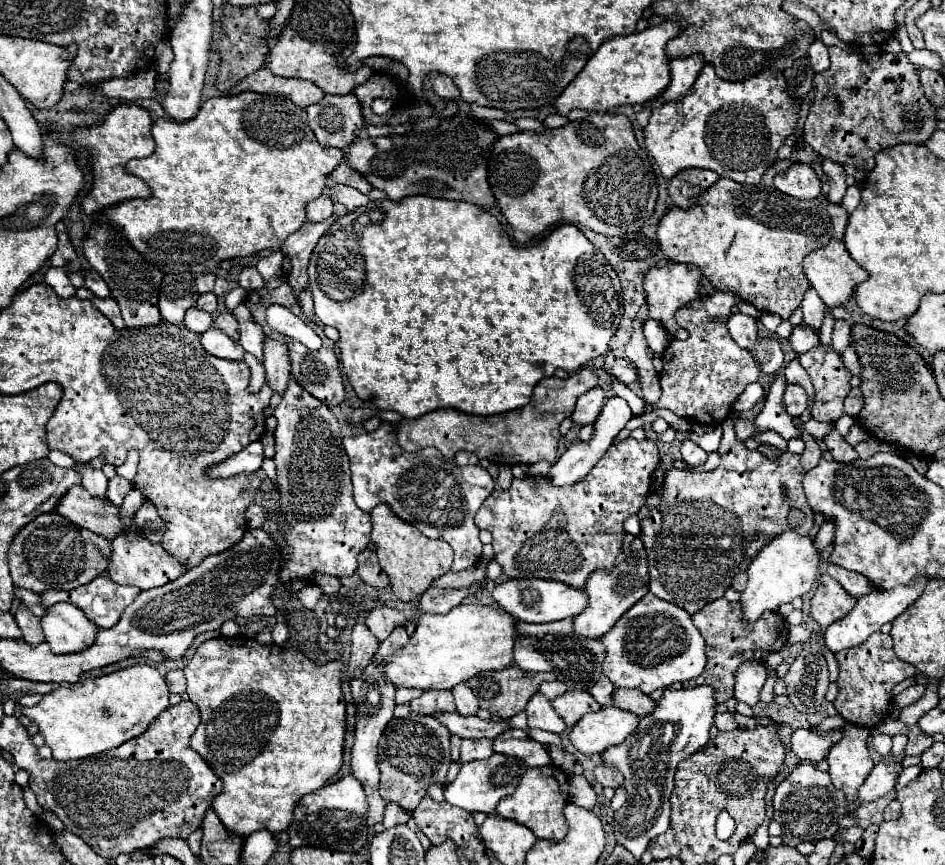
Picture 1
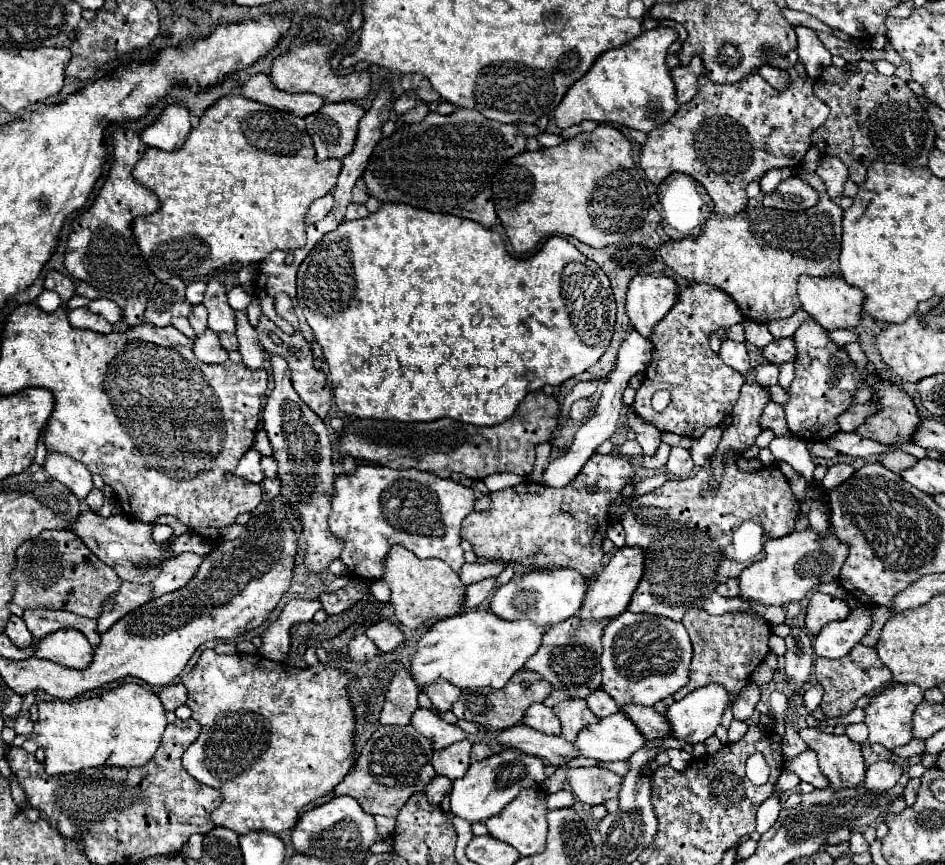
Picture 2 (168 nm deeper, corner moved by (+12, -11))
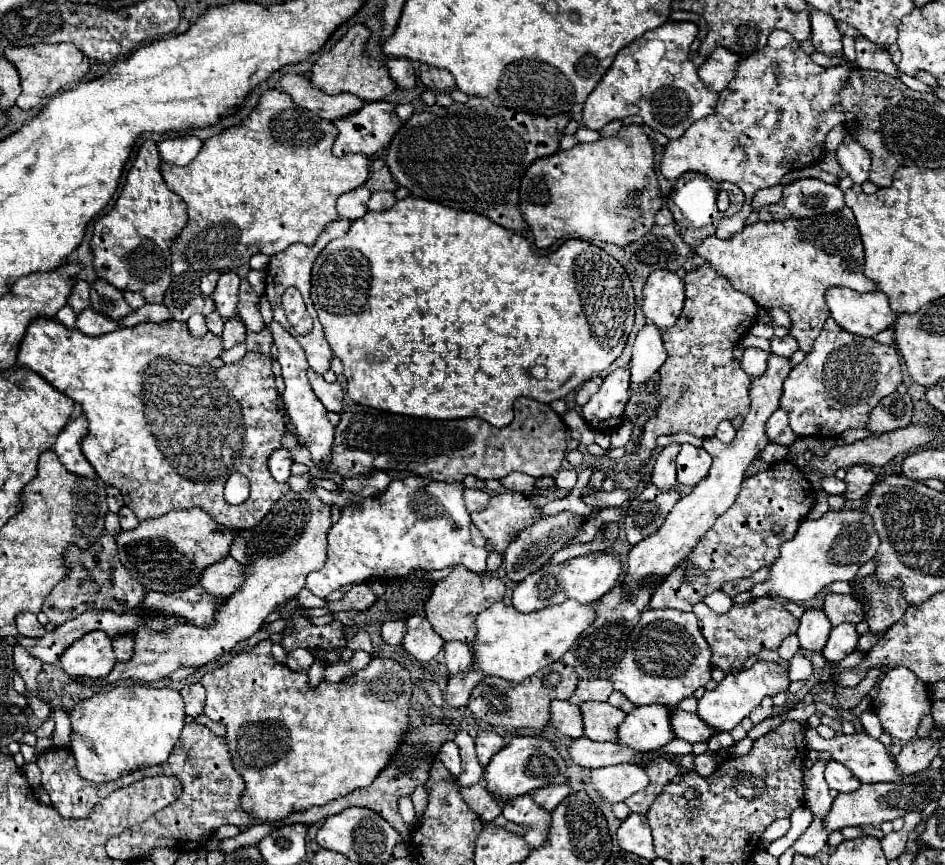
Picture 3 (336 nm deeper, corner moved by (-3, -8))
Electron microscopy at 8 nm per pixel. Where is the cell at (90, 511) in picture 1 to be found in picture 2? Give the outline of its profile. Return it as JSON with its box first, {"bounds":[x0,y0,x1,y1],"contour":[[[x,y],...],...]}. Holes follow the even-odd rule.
{"bounds":[72,511,174,585],"contour":[[[88,511],[88,513],[80,513],[78,521],[72,525],[72,531],[84,541],[84,545],[96,557],[100,557],[108,567],[112,567],[122,581],[148,585],[152,583],[152,579],[160,575],[160,565],[172,557],[168,551],[174,541],[170,539],[164,543],[156,543],[152,539],[152,527],[154,527],[152,523],[142,523],[128,515],[112,515],[104,519],[98,513]]]}

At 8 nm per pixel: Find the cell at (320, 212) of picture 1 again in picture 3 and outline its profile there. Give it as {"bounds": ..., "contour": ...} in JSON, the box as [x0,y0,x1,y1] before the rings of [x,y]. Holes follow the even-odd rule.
{"bounds":[337,186,371,220],"contour":[[[359,186],[347,194],[343,194],[337,200],[337,214],[341,218],[349,218],[349,220],[357,220],[367,212],[367,198],[371,196],[371,192],[367,190],[367,186]]]}

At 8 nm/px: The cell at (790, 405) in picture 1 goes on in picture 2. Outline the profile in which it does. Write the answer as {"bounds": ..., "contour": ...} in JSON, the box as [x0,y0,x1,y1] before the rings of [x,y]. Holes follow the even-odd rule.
{"bounds":[760,400,788,437],"contour":[[[770,400],[760,415],[760,427],[762,429],[770,429],[776,437],[782,437],[788,433],[786,427],[786,417],[784,417],[784,409],[779,404]]]}

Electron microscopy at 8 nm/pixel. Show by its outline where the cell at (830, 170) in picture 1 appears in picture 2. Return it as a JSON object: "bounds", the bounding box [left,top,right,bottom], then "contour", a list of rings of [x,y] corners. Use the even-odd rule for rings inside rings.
{"bounds":[816,155,848,199],"contour":[[[822,155],[816,173],[818,173],[818,175],[822,177],[822,181],[826,183],[826,191],[828,191],[828,195],[830,195],[832,199],[842,195],[844,183],[848,181],[848,167],[846,167],[840,159]]]}

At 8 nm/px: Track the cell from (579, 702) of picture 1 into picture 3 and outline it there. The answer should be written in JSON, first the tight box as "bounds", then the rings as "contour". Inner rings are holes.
{"bounds":[579,702,625,742],"contour":[[[583,702],[579,706],[585,726],[585,736],[597,742],[615,742],[615,730],[623,722],[625,712],[609,702]]]}

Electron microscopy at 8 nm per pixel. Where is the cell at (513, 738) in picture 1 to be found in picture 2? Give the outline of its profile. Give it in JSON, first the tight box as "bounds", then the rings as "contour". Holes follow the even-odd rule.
{"bounds":[470,743,492,761],"contour":[[[474,743],[472,745],[472,751],[470,751],[472,761],[482,761],[484,757],[490,757],[490,755],[492,755],[492,749],[486,743]]]}

